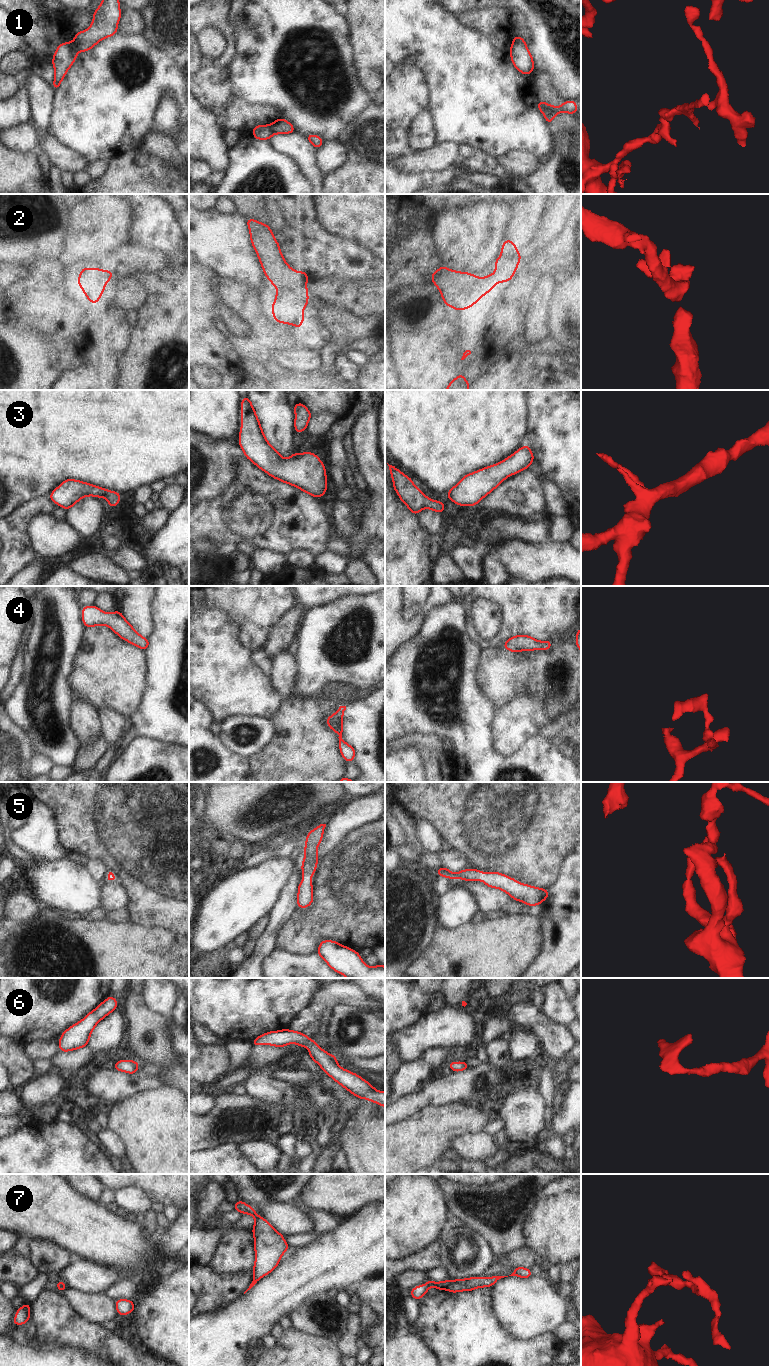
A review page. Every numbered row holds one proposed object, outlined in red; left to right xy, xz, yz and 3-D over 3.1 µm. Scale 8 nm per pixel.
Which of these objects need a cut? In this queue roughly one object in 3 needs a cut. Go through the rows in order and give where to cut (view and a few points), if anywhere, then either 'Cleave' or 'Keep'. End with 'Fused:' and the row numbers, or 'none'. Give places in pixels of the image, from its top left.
1: Split along xy (72, 42), (78, 50). Cleave
2: No split. Keep
3: No split. Keep
4: No split. Keep
5: No split. Keep
6: No split. Keep
7: Split along xz (257, 1215), (254, 1218). Cleave
Fused: 1, 7

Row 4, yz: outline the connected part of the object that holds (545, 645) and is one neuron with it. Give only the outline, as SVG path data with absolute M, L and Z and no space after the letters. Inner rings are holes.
M517 635L511 636L502 647L514 653L542 649L549 650L552 648L552 642L549 640L537 641L535 638L529 635Z

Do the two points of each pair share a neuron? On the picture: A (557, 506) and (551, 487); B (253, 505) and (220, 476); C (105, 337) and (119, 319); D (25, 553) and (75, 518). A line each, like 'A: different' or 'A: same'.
A: same
B: different
C: same
D: different

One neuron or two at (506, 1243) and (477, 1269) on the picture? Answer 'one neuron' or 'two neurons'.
two neurons

